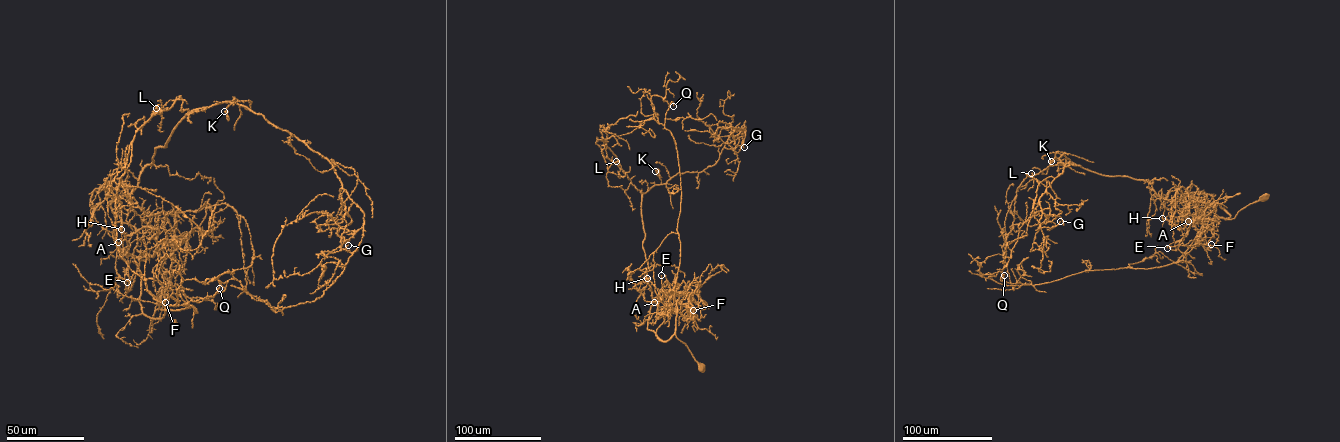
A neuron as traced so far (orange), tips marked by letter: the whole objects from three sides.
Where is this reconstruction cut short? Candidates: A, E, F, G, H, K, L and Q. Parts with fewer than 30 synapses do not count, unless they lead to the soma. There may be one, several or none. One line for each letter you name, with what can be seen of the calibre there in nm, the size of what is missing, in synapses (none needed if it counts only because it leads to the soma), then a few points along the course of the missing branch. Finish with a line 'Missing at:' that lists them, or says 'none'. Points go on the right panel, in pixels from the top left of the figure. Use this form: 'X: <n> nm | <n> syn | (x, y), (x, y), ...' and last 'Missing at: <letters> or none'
Missing at: none

